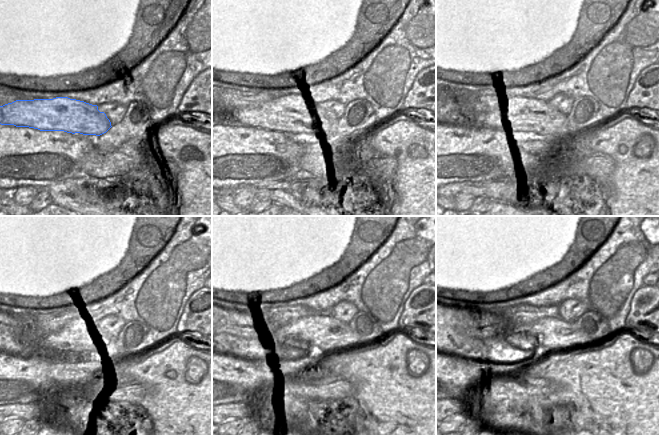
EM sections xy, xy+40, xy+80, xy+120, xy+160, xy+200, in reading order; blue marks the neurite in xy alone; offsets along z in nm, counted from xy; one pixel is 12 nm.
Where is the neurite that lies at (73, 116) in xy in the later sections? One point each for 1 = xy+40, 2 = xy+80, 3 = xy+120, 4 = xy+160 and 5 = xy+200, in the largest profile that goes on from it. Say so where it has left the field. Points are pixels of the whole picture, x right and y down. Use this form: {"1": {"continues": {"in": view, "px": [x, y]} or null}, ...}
{"1": {"continues": {"in": "xy+40", "px": [291, 114]}}, "2": {"continues": {"in": "xy+80", "px": [520, 114]}}, "3": {"continues": {"in": "xy+120", "px": [78, 337]}}, "4": {"continues": {"in": "xy+160", "px": [326, 332]}}, "5": {"continues": {"in": "xy+200", "px": [554, 334]}}}

